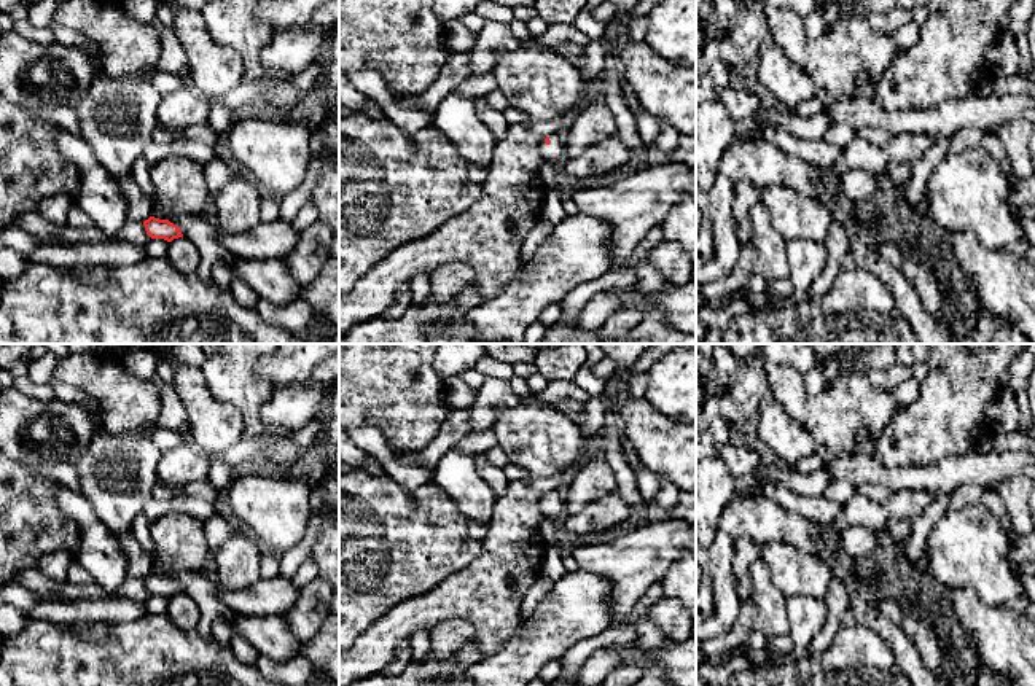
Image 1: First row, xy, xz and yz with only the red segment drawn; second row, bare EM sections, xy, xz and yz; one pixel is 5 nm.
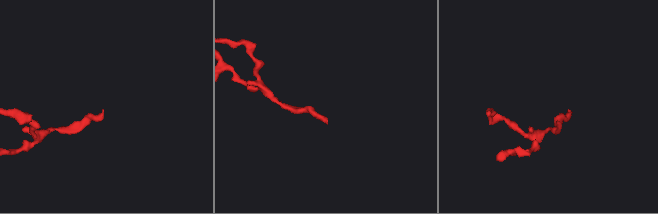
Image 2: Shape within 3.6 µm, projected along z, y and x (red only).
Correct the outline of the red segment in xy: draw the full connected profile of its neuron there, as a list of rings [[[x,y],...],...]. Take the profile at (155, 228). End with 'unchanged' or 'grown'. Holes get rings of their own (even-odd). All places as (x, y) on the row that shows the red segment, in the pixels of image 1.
[[[150,216],[143,221],[143,226],[151,239],[164,239],[167,242],[172,242],[174,239],[183,237],[178,226],[170,223],[169,220]]]; unchanged

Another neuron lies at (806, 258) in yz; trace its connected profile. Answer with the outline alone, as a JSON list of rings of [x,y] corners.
[[[795,239],[787,240],[788,279],[796,296],[804,296],[812,282],[828,263],[828,250],[823,242]]]

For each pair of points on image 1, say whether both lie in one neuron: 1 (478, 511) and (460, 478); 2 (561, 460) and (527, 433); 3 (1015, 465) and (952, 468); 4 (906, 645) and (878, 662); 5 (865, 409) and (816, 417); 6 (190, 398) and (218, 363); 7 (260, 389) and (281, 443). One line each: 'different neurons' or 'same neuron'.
1: same neuron
2: same neuron
3: same neuron
4: different neurons
5: same neuron
6: different neurons
7: same neuron

